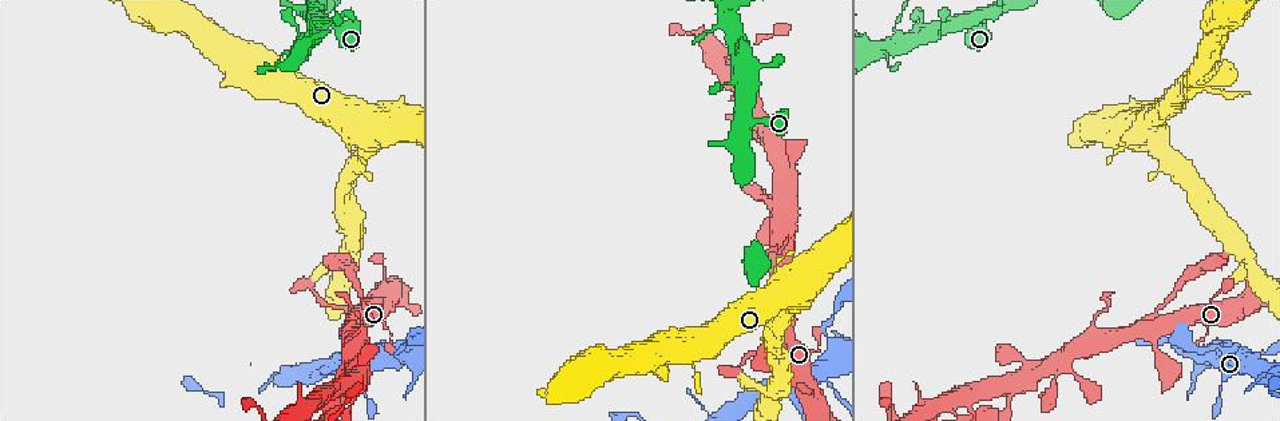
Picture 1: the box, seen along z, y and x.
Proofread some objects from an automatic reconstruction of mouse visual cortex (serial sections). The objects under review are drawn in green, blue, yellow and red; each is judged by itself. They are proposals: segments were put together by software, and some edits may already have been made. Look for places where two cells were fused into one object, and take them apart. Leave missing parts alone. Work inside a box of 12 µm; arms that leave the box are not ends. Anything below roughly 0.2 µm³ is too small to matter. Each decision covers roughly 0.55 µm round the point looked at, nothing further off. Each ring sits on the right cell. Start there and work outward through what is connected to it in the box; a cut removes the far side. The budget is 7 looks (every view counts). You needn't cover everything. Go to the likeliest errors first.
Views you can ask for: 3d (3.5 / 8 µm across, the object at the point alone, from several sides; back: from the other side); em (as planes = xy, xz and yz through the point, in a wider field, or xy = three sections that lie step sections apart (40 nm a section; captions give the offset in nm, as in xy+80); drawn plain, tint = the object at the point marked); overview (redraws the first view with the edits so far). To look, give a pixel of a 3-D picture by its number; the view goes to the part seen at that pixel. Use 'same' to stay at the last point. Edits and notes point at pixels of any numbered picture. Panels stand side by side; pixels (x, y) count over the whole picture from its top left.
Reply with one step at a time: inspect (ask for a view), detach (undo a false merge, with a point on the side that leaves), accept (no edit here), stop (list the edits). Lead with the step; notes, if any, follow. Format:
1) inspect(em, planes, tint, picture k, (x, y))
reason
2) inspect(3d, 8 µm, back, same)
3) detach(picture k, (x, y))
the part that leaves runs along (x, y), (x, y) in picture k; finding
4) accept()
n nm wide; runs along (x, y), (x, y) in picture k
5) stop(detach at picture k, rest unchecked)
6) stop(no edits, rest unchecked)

inspect(3d, 3.5 µm, picture 1, (825, 334))
abrupt turn

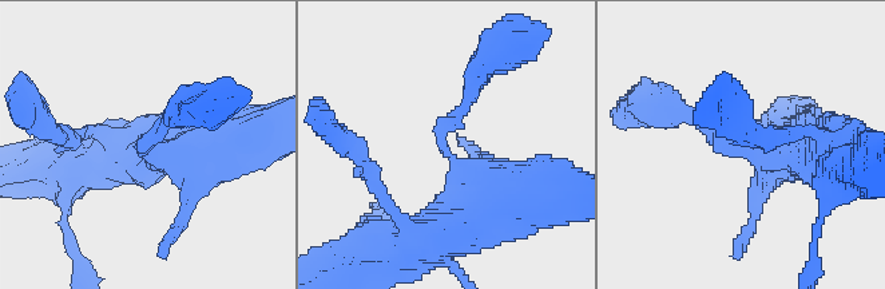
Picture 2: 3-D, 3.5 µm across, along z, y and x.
inspect(em, xy, step 1, tint, picture 2, (737, 149))
arms of 150, 500 nm; now the EM

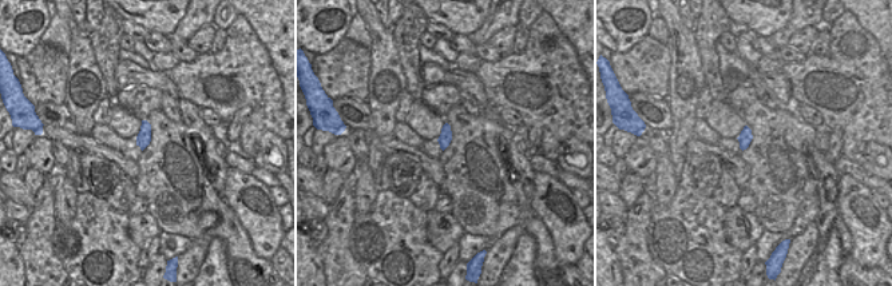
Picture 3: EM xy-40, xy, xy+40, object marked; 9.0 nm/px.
inspect(em, xy, step 3, tint, same)

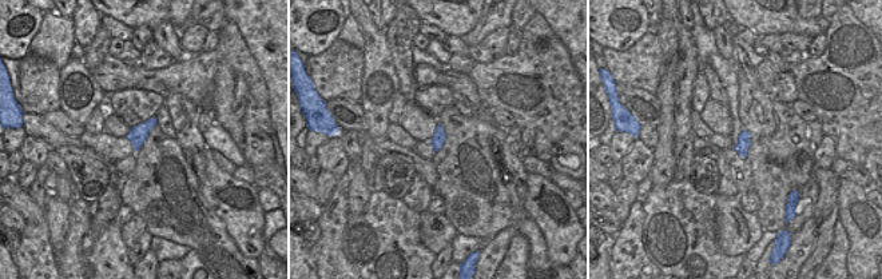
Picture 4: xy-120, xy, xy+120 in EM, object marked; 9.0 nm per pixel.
accept()
runs along (802, 151), (755, 155), (670, 114) in picture 2; continuous, no second cell

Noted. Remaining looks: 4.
inspect(3d, 3.5 µm, picture 1, (977, 19))
abrupt turn

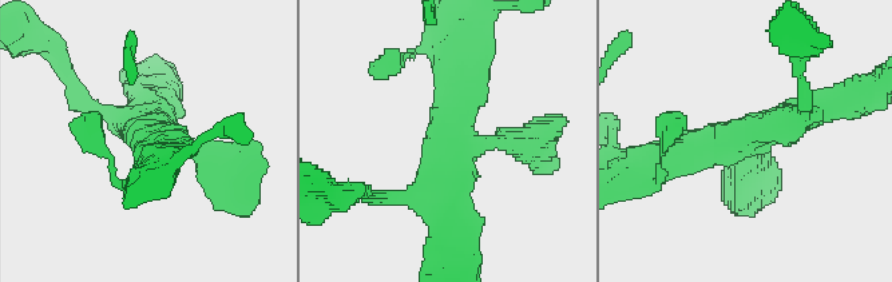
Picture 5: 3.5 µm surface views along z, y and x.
inspect(em, xy, step 2, tint, picture 5, (462, 141))

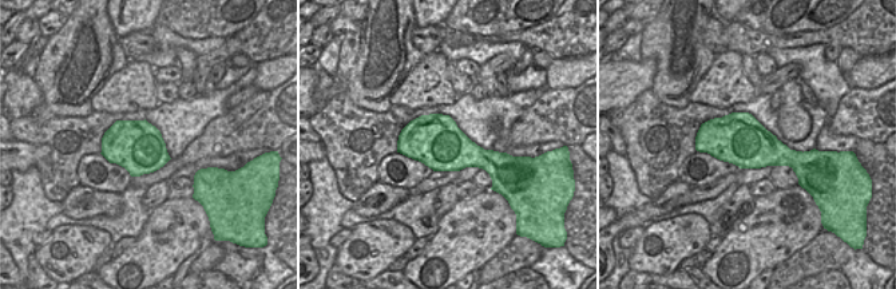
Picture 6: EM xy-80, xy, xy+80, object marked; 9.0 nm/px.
accept()
480 nm wide; runs along (538, 146), (456, 132), (460, 56) in picture 5; one cell here

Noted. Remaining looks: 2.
inspect(3d, 3.5 µm, picture 1, (349, 327))

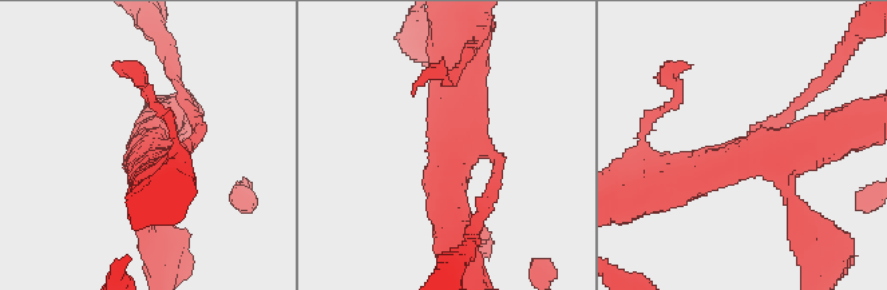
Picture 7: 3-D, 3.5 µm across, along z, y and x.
inspect(em, planes, tint, picture 7, (453, 149))
need the tissue

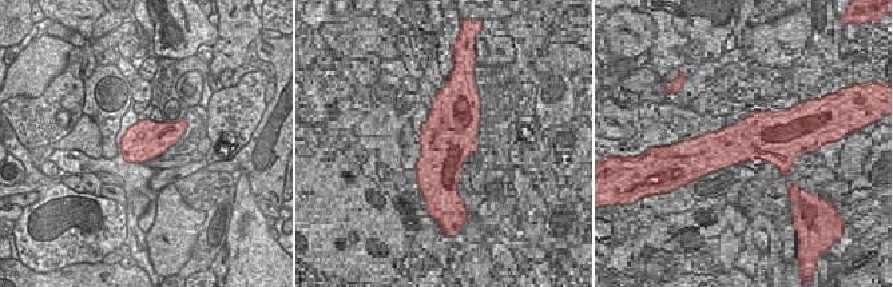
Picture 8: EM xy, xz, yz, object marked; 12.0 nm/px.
accept()
runs along (826, 138), (665, 183) in picture 7; all the same cell

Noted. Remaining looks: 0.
stop(no edits, rest unchecked)

